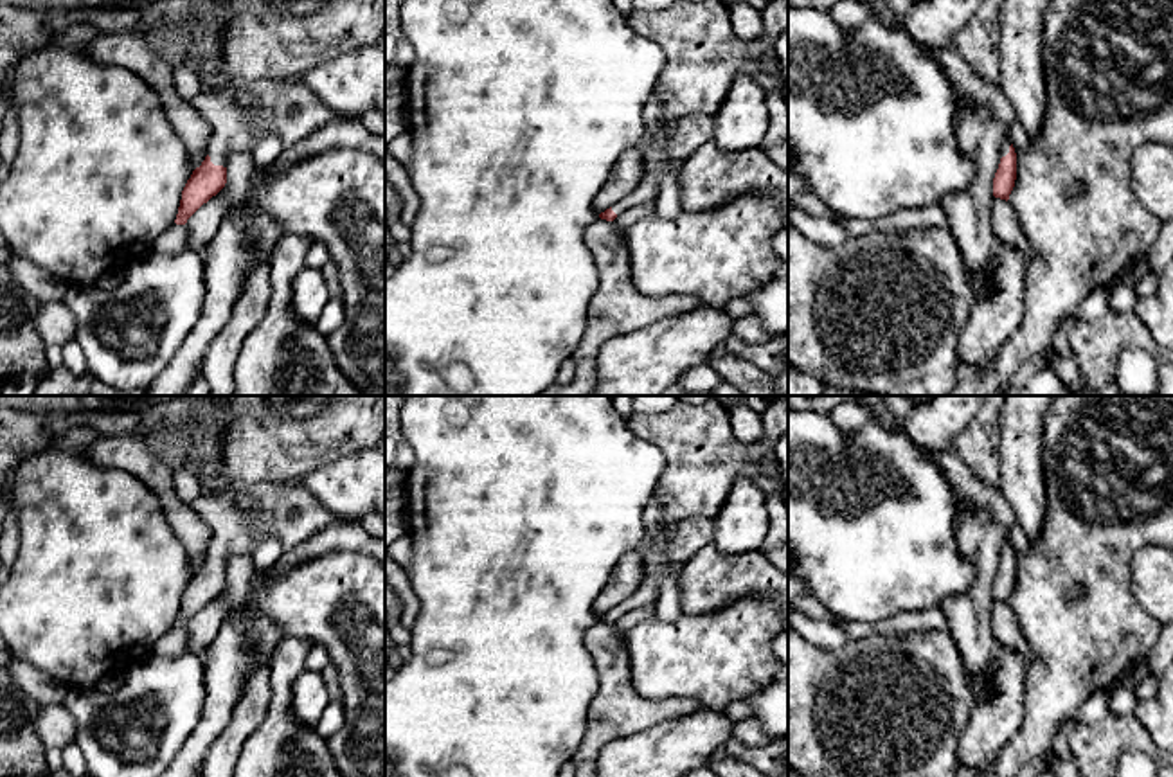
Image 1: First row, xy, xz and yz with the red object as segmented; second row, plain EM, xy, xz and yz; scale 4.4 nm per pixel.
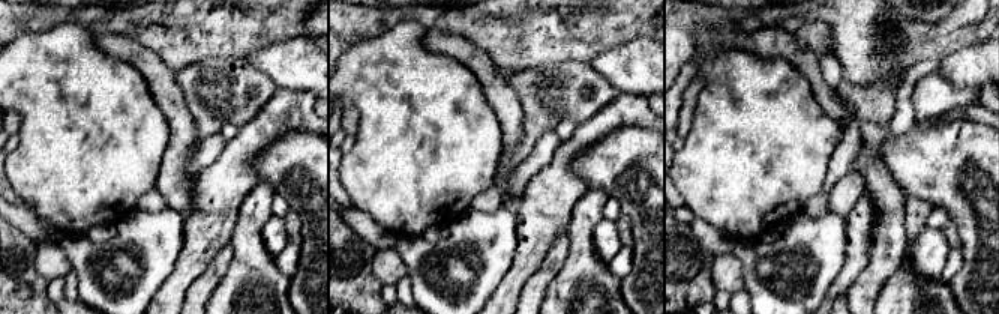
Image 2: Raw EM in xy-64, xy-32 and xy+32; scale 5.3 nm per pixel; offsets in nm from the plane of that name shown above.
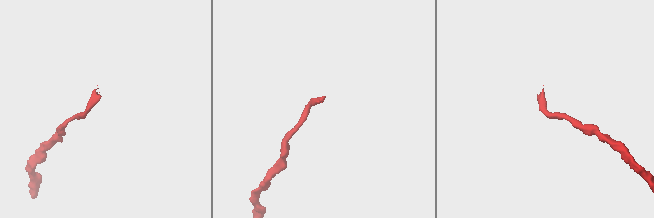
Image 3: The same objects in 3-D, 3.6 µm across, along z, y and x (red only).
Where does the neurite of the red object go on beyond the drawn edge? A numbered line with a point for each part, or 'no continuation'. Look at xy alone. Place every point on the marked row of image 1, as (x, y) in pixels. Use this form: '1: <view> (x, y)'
1: xy (240, 117)

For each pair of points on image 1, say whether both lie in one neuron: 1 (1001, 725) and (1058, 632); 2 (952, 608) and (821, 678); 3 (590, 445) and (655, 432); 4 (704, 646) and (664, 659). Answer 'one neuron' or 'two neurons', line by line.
1: two neurons
2: two neurons
3: two neurons
4: one neuron

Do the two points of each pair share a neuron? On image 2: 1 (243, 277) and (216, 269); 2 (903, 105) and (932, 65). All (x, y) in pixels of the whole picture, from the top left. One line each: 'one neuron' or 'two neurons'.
1: two neurons
2: one neuron

